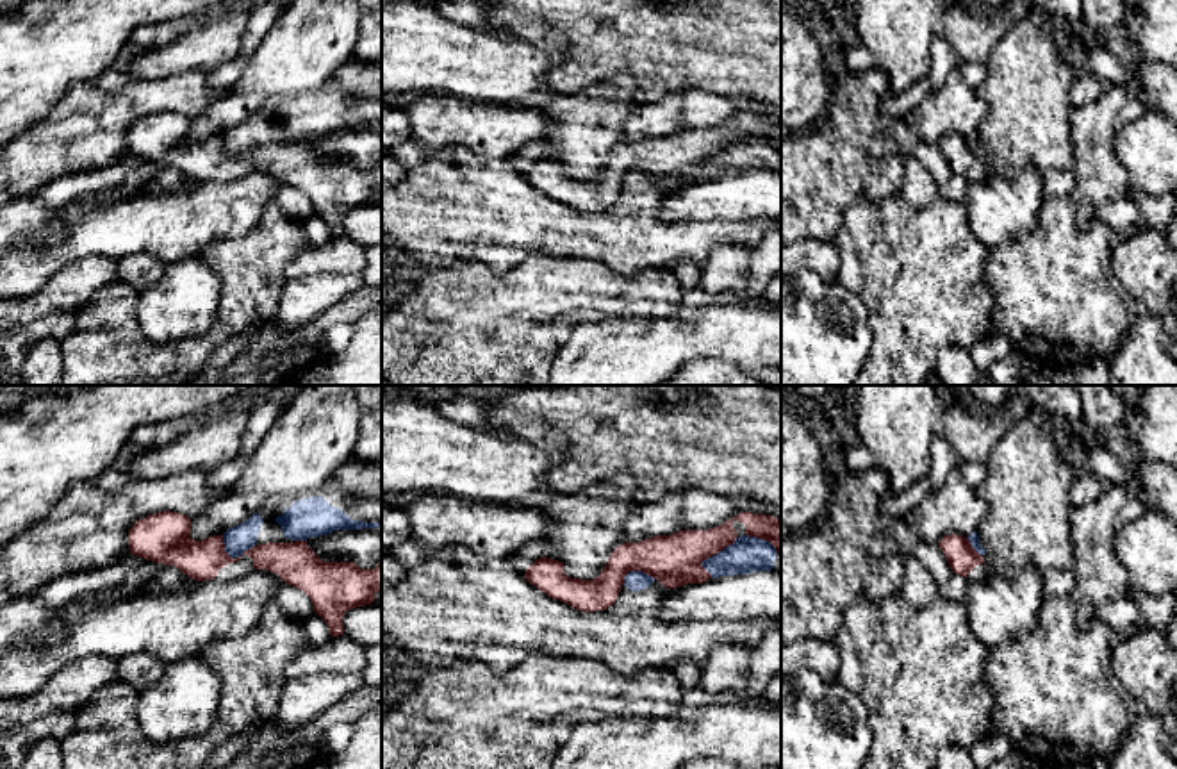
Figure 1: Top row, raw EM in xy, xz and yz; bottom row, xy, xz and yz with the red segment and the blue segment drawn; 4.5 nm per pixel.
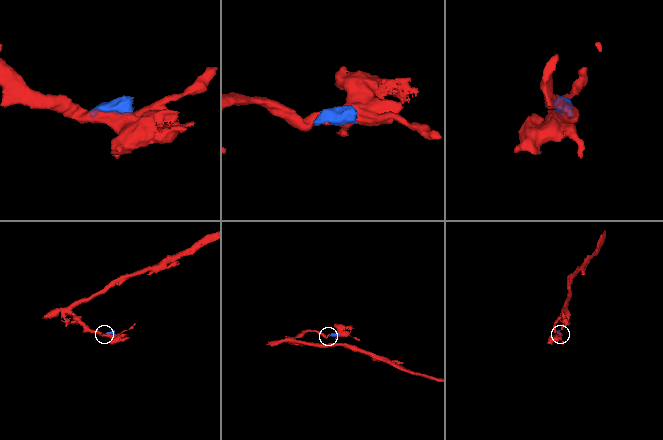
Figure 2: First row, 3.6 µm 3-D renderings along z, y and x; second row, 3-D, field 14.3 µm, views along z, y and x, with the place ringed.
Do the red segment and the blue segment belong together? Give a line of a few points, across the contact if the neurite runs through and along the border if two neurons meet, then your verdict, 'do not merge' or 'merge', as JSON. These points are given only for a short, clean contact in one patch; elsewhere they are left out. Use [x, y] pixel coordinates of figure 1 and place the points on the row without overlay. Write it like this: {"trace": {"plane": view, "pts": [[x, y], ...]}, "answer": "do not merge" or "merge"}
{"answer": "do not merge"}

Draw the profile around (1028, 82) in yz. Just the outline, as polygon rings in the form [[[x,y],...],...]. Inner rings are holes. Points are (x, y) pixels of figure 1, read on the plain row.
[[[1029,20],[1002,27],[992,50],[984,82],[977,89],[988,112],[979,128],[967,139],[984,159],[992,173],[1013,178],[1027,168],[1038,171],[1074,171],[1068,116],[1072,111],[1070,86],[1075,79],[1068,54],[1063,54],[1052,34]]]

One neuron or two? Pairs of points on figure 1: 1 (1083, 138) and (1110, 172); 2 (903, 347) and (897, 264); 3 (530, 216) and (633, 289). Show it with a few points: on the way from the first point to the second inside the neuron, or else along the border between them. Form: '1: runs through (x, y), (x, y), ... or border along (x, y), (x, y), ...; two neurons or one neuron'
1: runs through (1090, 147), (1101, 163); one neuron
2: runs through (901, 327), (901, 284); one neuron
3: border along (548, 256), (591, 257), (626, 277); two neurons

